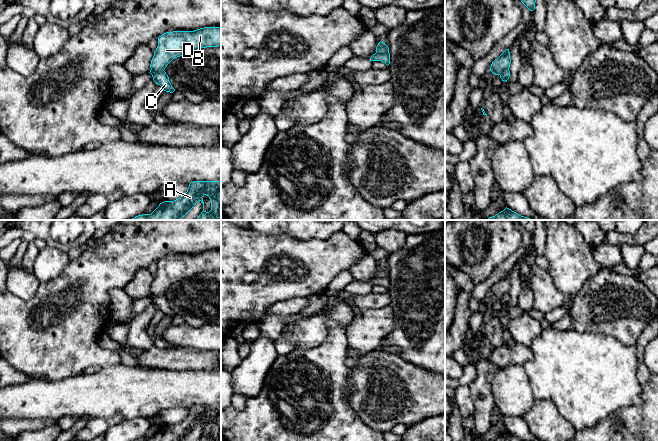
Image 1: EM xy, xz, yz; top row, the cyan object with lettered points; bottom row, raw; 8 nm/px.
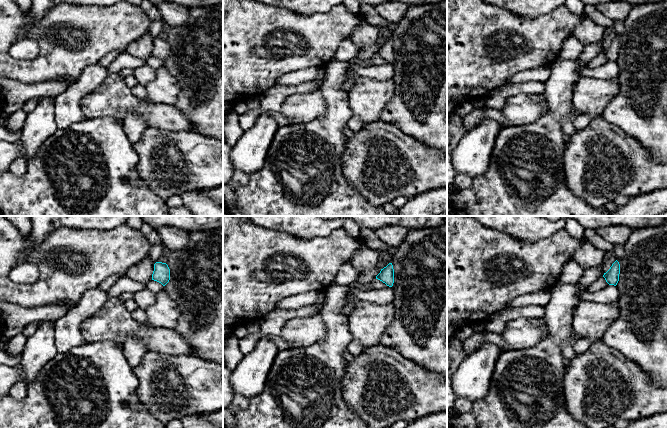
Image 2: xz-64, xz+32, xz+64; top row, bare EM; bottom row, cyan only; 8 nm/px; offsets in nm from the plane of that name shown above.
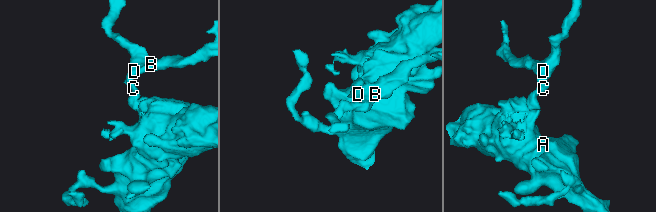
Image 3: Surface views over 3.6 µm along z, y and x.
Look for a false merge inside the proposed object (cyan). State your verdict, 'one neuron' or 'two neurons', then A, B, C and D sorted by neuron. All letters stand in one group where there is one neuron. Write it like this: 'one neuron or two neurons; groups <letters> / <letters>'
two neurons; groups A C / B D

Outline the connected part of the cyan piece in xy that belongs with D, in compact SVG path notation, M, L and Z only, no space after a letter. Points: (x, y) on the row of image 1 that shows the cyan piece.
M204 27L194 31L166 32L158 37L158 46L151 60L152 71L164 71L167 65L175 58L201 48L221 46L221 27Z

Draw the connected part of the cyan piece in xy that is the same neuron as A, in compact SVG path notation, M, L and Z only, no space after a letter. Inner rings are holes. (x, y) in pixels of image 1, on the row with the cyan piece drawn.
M194 181L189 184L187 192L180 198L174 201L164 201L151 214L138 215L130 220L181 220L195 205L198 201L203 204L203 211L196 220L221 220L221 181ZM206 195L211 201L211 210L206 212L204 210L203 196Z

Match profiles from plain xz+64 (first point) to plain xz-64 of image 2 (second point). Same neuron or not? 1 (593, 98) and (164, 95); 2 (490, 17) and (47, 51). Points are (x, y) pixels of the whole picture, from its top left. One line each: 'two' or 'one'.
1: one
2: one

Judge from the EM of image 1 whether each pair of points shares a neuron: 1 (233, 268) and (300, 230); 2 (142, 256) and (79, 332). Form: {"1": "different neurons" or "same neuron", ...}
{"1": "different neurons", "2": "same neuron"}

